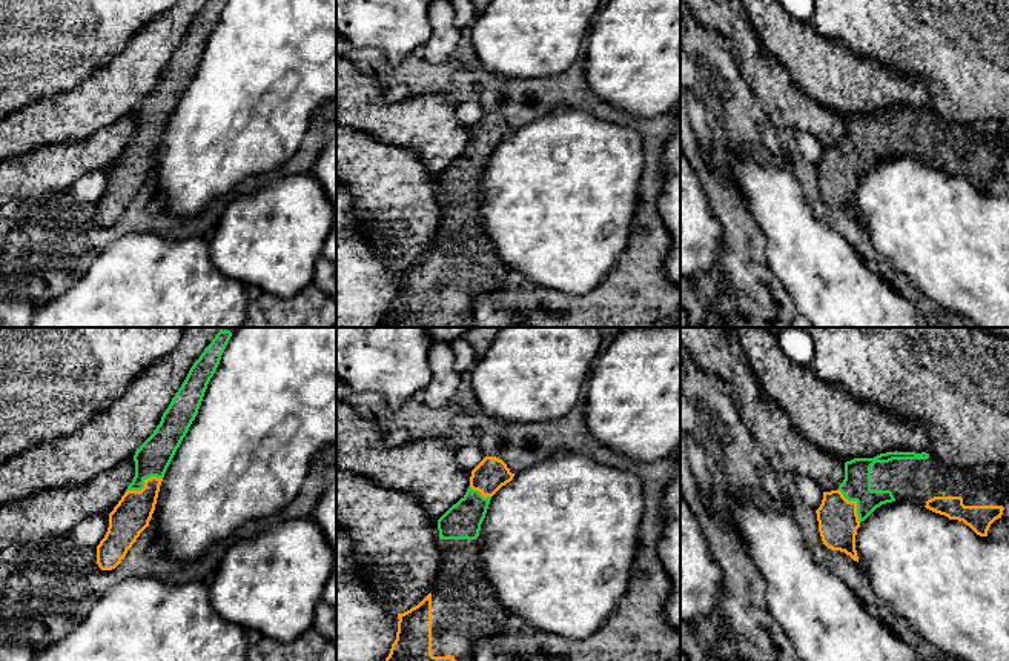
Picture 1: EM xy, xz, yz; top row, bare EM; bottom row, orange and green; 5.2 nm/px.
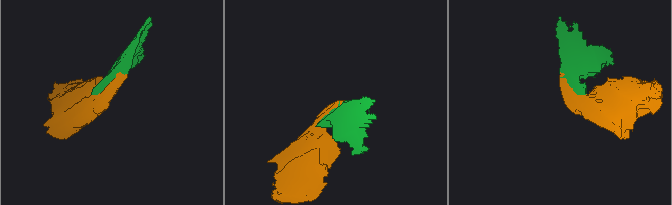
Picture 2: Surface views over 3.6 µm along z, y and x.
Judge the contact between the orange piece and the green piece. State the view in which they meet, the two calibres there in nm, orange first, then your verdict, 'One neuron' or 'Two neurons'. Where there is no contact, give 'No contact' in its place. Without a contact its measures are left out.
Touches orange in xy. Thickness 190 nm (orange) against 180 nm. One neuron

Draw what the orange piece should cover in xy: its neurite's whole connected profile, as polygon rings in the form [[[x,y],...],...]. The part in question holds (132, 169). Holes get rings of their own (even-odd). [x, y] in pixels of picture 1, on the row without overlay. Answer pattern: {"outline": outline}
{"outline": [[[209,0],[190,23],[154,89],[134,111],[135,132],[109,169],[109,183],[97,201],[101,226],[115,224],[149,181],[164,129],[201,61],[227,0]]]}

